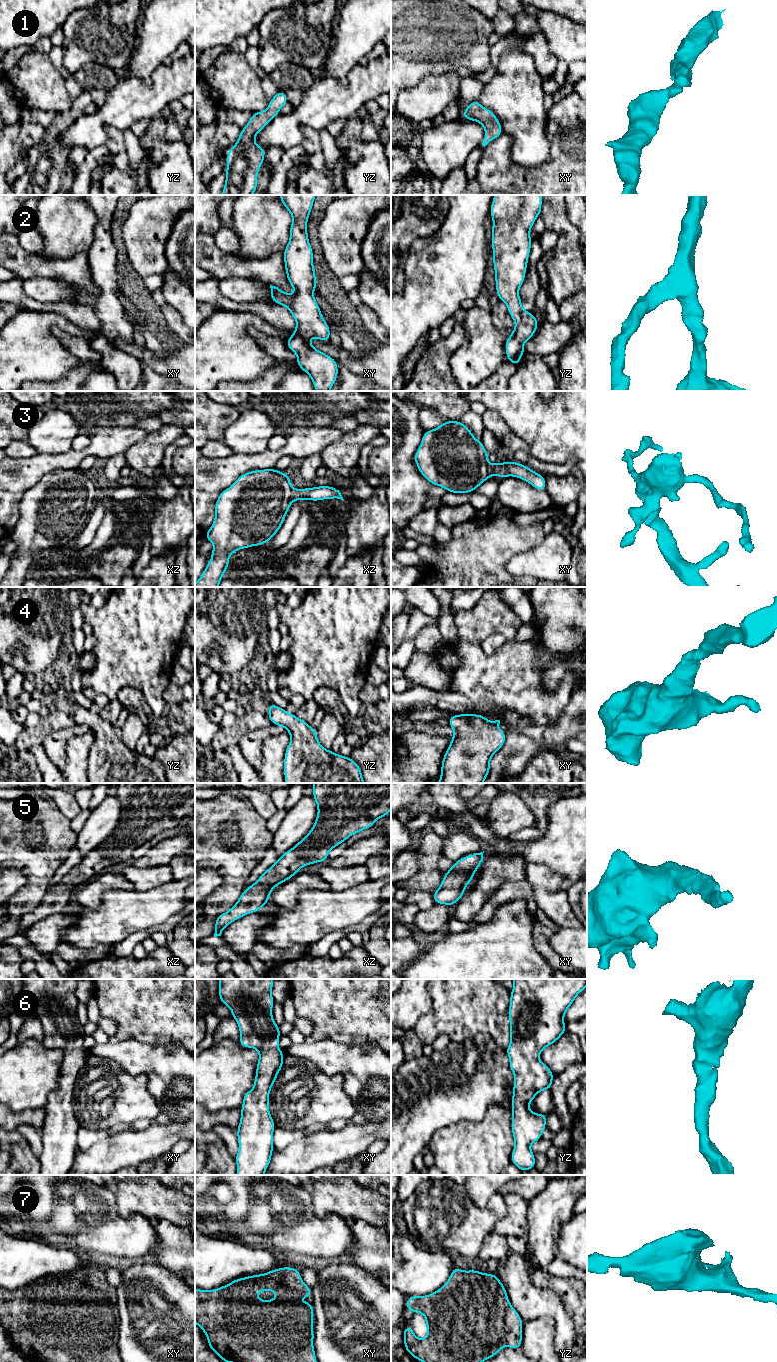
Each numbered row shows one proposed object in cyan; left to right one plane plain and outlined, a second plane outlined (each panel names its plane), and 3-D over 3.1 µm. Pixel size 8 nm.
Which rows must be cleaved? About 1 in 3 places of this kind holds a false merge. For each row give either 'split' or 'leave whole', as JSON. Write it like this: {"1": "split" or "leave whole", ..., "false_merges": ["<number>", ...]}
{"1": "leave whole", "2": "leave whole", "3": "leave whole", "4": "leave whole", "5": "leave whole", "6": "leave whole", "7": "leave whole", "false_merges": []}

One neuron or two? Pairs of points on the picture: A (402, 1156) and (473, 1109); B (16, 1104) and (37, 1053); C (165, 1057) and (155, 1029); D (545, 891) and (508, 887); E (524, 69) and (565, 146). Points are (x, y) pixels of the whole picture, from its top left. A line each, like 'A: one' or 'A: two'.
A: one
B: one
C: two
D: two
E: two

